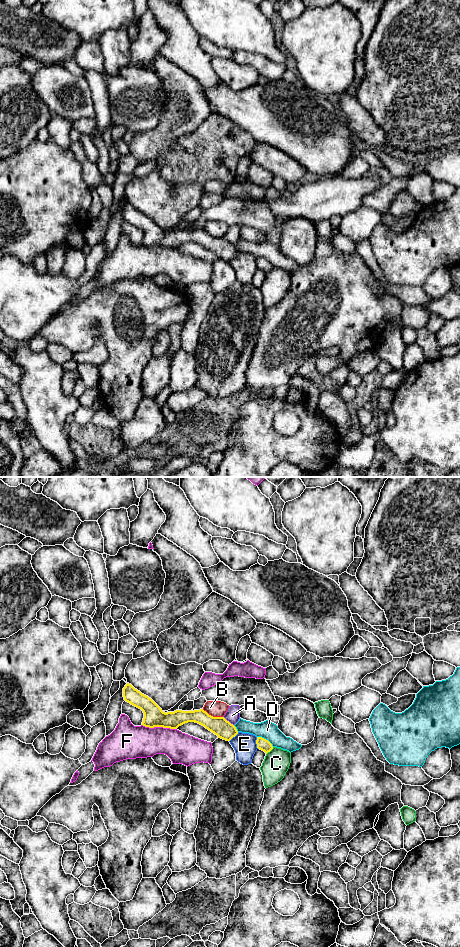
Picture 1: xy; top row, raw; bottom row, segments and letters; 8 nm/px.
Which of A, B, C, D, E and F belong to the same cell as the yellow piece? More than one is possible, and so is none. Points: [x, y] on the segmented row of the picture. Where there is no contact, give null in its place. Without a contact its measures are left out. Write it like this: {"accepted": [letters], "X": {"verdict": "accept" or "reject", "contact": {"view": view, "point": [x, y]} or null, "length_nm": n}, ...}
{"accepted": [], "A": {"verdict": "reject", "contact": {"view": "xy", "point": [228, 721]}, "length_nm": 120}, "B": {"verdict": "reject", "contact": {"view": "xy", "point": [212, 716]}, "length_nm": 180}, "C": {"verdict": "reject", "contact": {"view": "xy", "point": [269, 751]}, "length_nm": 90}, "D": {"verdict": "reject", "contact": {"view": "xy", "point": [265, 739]}, "length_nm": 160}, "E": {"verdict": "reject", "contact": {"view": "xy", "point": [256, 743]}, "length_nm": 100}, "F": {"verdict": "reject", "contact": {"view": "xy", "point": [159, 726]}, "length_nm": 280}}

